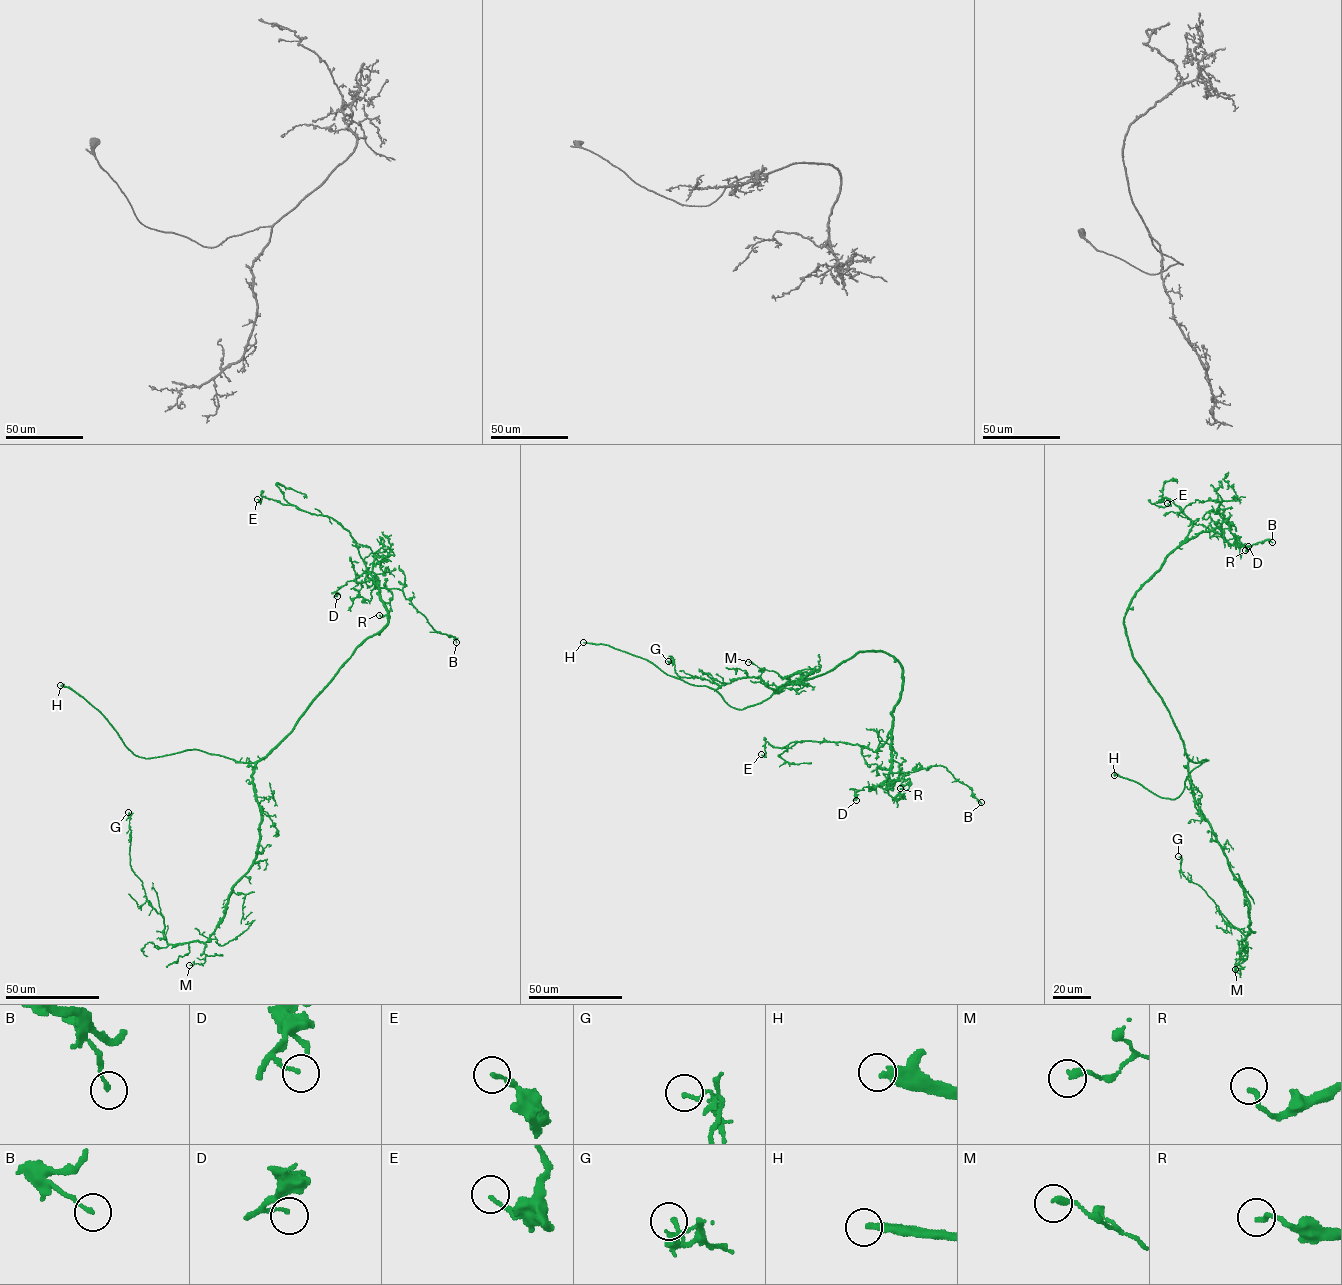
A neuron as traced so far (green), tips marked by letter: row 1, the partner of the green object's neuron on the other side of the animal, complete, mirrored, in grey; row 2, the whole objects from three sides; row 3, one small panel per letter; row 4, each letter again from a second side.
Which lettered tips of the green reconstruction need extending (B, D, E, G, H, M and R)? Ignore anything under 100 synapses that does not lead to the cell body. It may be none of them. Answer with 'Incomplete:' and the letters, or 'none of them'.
Incomplete: H

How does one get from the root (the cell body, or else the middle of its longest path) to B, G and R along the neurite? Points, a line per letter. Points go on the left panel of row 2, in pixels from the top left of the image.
B: (285, 738), (352, 653), (387, 623), (377, 581), (375, 588), (400, 589), (436, 631), (456, 642)
G: (285, 738), (255, 764), (257, 857), (206, 942), (166, 942), (164, 919), (130, 864), (128, 812)
R: (285, 738), (352, 653), (387, 623), (377, 581), (375, 588), (389, 588), (392, 597), (388, 614), (379, 615)

